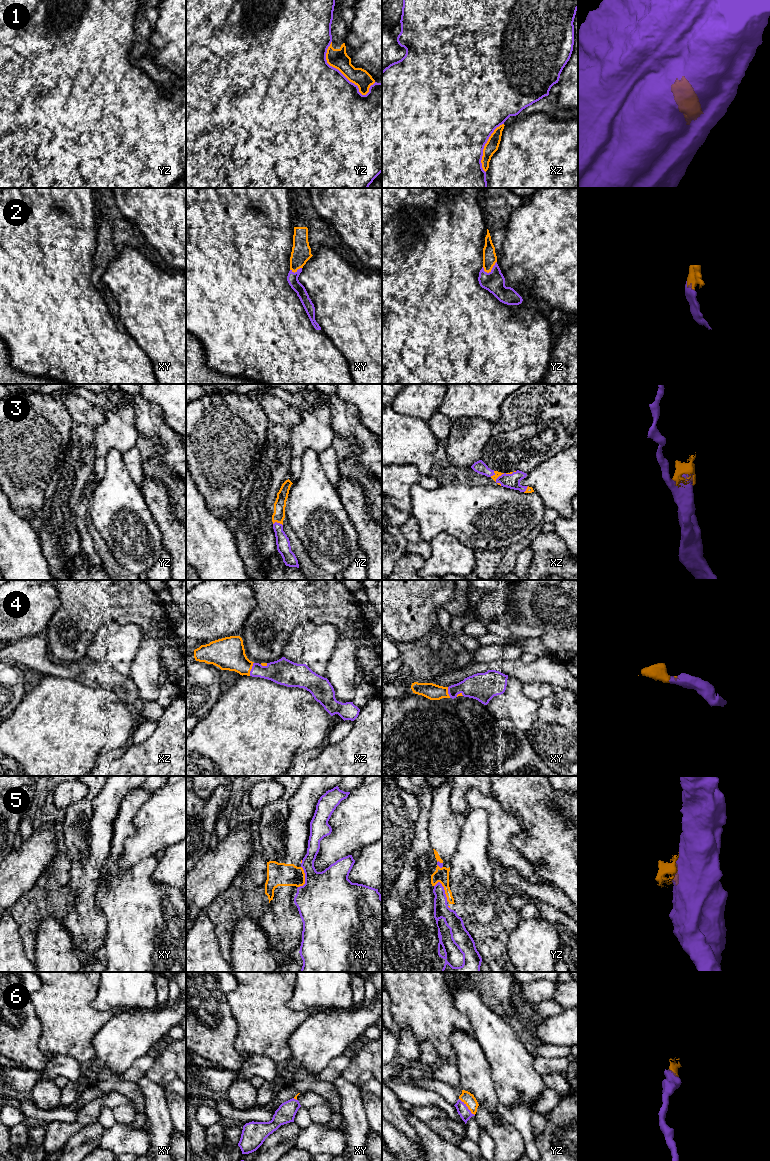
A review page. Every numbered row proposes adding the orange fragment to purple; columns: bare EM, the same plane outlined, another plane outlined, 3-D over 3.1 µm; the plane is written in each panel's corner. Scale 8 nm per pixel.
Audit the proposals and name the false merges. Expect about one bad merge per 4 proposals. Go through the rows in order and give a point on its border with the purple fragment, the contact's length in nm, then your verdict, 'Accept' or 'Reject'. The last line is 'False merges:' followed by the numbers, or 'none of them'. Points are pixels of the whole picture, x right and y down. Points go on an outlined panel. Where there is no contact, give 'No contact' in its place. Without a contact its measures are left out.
1: Touches purple at yz (337, 69). Shared border 500 nm. Reject
2: Touches purple at yz (492, 269). Shared border 130 nm. Accept
3: Touches purple at xz (505, 473). Shared border 190 nm. Accept
4: Touches purple at xz (251, 669). Shared border 120 nm. Accept
5: Touches purple at yz (444, 891). Shared border 180 nm. Reject
6: Touches purple at yz (467, 1107). Shared border 190 nm. Accept
False merges: 1, 5

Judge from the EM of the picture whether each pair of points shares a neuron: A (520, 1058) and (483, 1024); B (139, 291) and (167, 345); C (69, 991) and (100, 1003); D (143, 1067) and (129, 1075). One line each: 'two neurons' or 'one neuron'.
A: one neuron
B: one neuron
C: two neurons
D: one neuron

